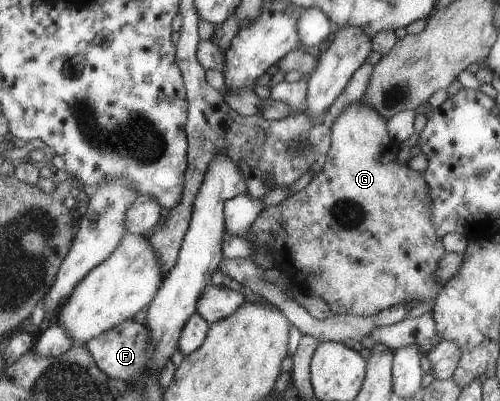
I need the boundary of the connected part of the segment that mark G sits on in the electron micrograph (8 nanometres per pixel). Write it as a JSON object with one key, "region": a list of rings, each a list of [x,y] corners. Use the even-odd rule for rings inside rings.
{"region":[[[361,102],[347,105],[344,109],[341,109],[341,112],[338,112],[330,127],[330,145],[321,171],[310,177],[304,188],[295,192],[292,196],[285,197],[275,206],[263,208],[255,217],[255,220],[252,220],[249,230],[243,236],[253,245],[251,258],[253,258],[255,246],[259,246],[259,244],[267,246],[269,256],[273,261],[272,266],[280,271],[281,276],[287,278],[292,287],[297,289],[297,292],[302,293],[311,290],[319,295],[333,315],[368,317],[399,303],[415,301],[418,304],[430,298],[435,300],[435,296],[438,294],[437,285],[441,285],[441,282],[434,277],[434,270],[438,267],[438,262],[445,252],[443,251],[443,245],[441,245],[441,238],[435,232],[434,225],[430,219],[432,217],[430,215],[430,200],[422,173],[410,169],[407,165],[400,166],[397,164],[396,155],[401,145],[397,144],[396,140],[389,136],[385,118],[369,105],[363,105]]]}

